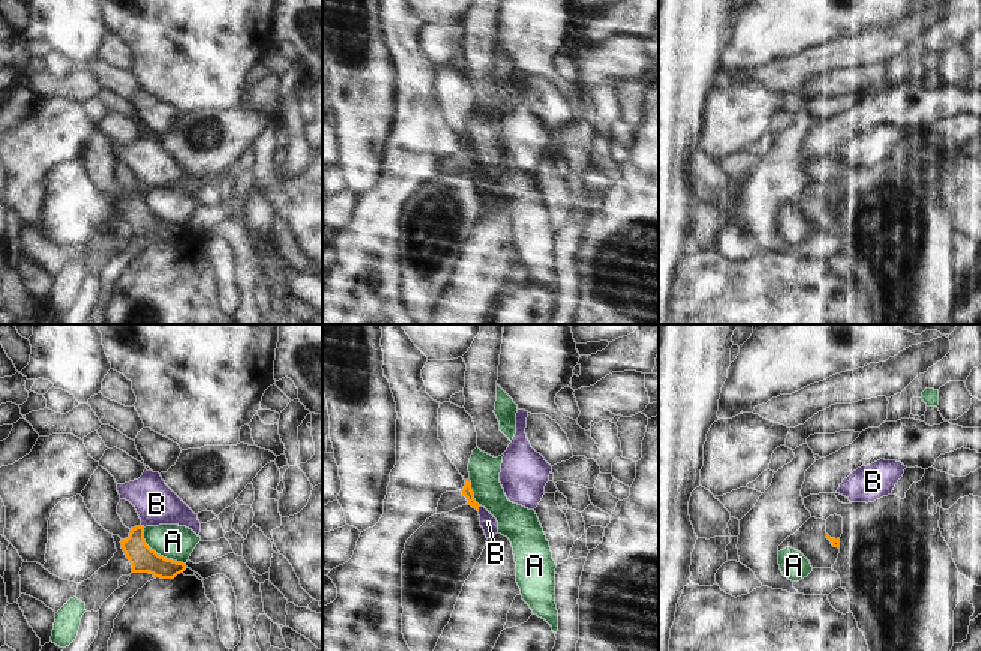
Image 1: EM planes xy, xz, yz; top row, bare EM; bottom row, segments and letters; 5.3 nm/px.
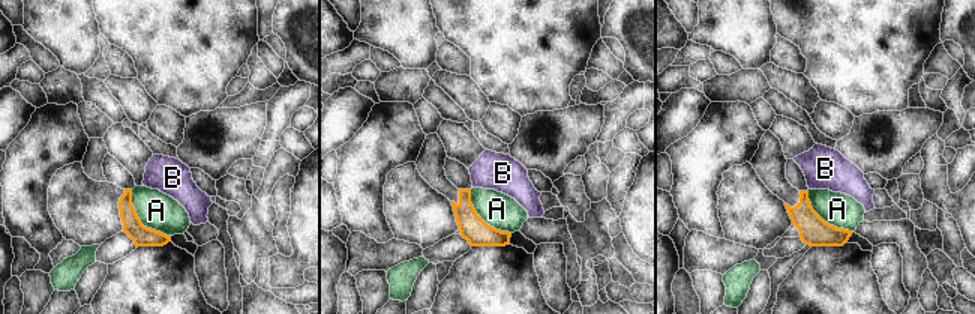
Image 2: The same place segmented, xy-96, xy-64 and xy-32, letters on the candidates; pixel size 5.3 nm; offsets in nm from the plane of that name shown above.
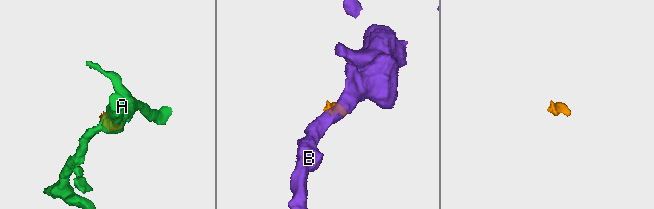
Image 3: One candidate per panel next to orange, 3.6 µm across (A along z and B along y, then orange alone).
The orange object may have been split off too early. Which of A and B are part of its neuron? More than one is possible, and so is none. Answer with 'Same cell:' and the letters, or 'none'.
Same cell: none

